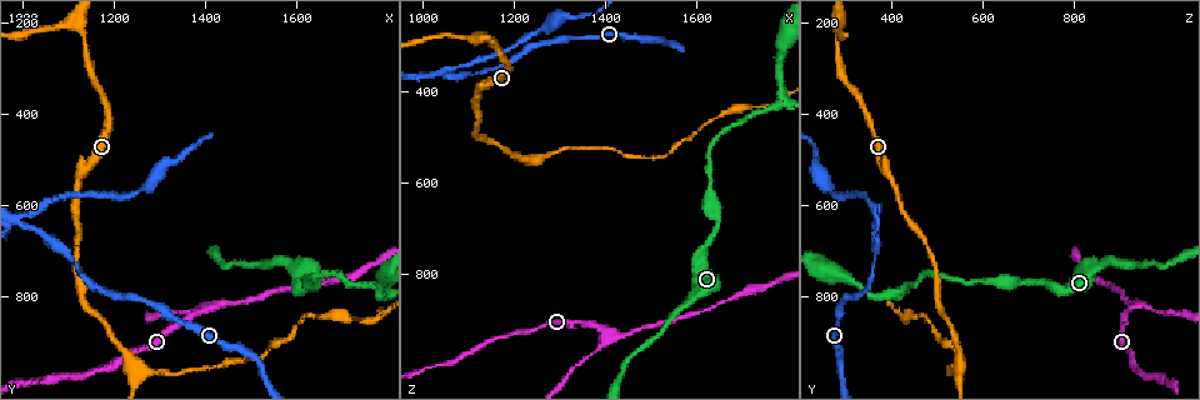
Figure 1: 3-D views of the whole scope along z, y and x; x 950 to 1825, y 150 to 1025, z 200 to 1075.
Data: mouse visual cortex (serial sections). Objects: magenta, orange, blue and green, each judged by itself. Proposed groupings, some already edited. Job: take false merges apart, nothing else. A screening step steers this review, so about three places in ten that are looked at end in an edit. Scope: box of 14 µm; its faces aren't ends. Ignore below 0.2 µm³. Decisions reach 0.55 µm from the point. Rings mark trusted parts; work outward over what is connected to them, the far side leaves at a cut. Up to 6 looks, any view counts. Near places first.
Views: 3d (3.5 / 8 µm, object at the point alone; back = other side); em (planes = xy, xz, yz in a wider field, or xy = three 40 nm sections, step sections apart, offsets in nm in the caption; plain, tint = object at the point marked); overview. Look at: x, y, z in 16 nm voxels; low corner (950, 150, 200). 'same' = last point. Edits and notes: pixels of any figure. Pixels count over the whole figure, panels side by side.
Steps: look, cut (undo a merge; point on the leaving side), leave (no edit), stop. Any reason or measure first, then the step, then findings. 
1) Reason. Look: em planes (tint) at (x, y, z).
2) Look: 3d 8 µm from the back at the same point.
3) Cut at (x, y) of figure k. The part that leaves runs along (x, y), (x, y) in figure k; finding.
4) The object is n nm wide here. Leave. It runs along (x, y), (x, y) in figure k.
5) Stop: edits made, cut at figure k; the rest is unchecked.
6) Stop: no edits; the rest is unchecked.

Sharp bend. Look: 3d 3.5 µm at (1780, 790, 405).

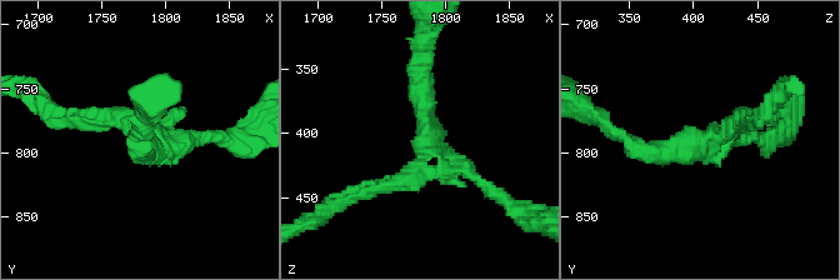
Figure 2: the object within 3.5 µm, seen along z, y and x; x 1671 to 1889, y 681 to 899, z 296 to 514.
Leave. It runs along (373, 189), (419, 164), (423, 68) in figure 2; all the same cell.

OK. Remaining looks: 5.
Calibre changes. Look: 3d 3.5 µm at (1305, 965, 530).

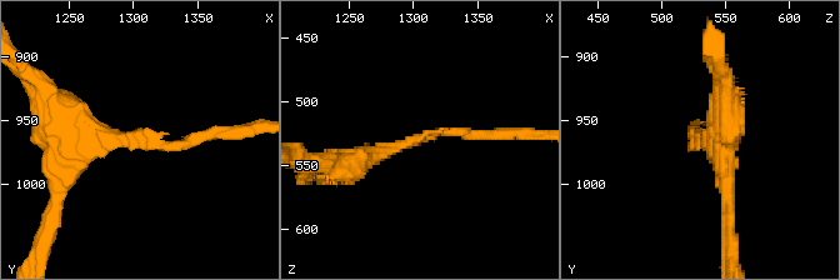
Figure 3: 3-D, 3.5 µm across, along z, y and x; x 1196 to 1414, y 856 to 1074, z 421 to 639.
The arms are 150, 300 nm wide. Look: em xy step 3 (tint) at (1298, 964, 530).

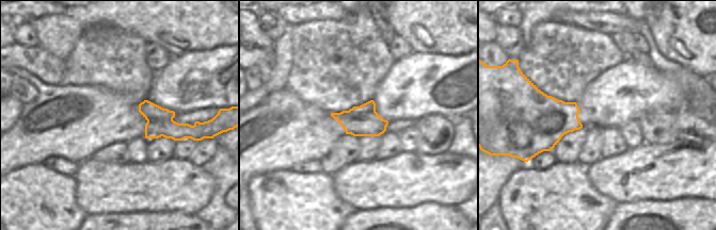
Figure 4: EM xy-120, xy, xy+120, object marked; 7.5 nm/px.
Leave. It runs along (60, 108), (90, 135), (159, 146), (209, 135) in figure 3; one cell here.

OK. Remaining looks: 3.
Three arms meet. Look: 3d 3.5 µm at (1405, 825, 920).

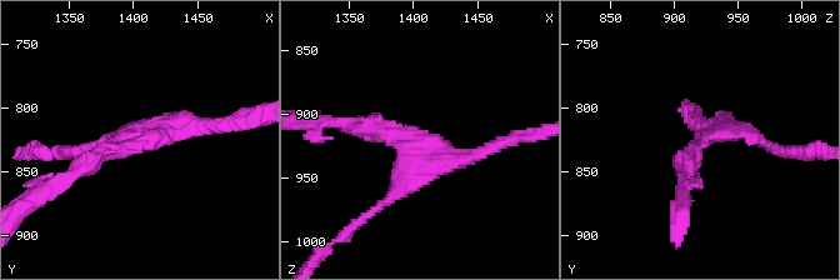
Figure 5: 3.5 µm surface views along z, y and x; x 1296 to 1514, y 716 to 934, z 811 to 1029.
The arms are 200, 200, 200 nm wide. Leave. It runs along (58, 180), (108, 149), (200, 123) in figure 5; one cell here.

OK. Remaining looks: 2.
Stop: no edits; the rest is unchecked.

